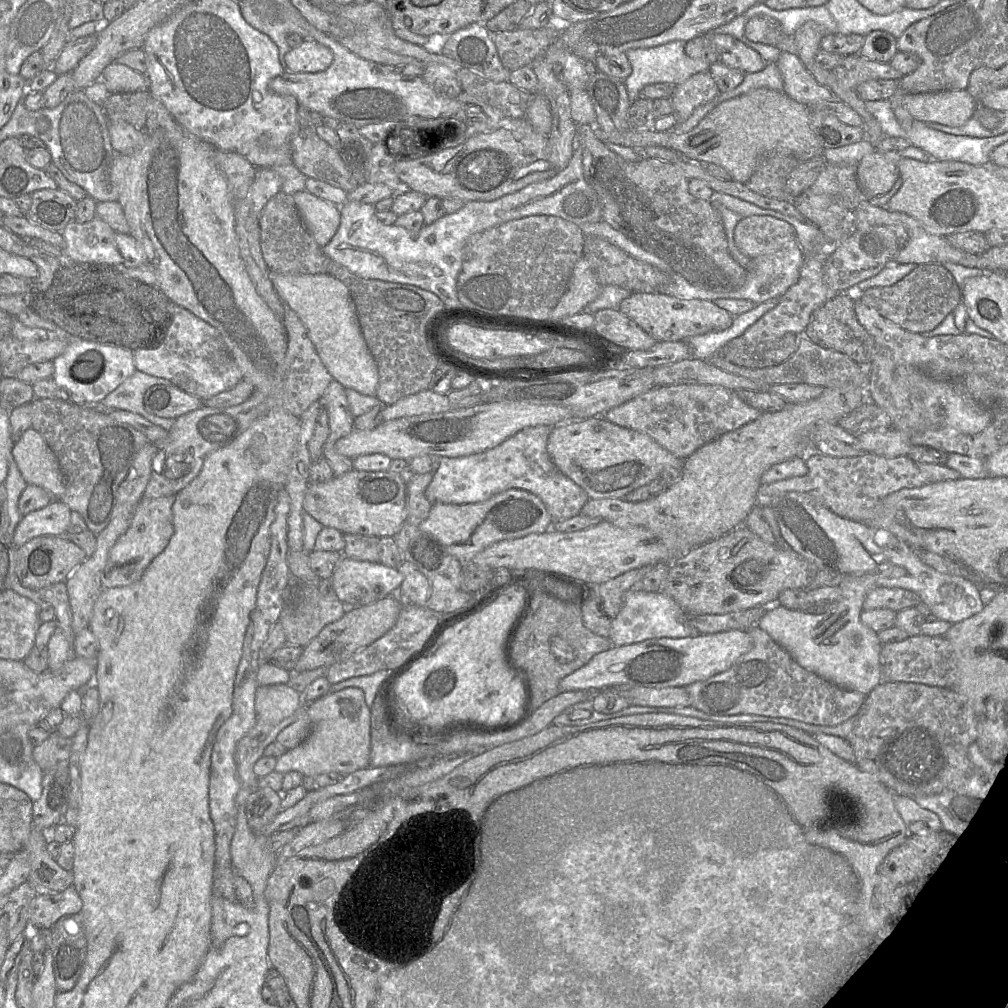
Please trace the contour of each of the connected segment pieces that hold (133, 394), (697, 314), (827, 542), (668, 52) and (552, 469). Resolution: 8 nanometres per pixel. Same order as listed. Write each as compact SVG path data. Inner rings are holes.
M136 370L102 400L100 407L104 410L120 409L139 414L151 423L169 431L175 419L149 413L143 405L143 397L146 390L158 384L164 386L172 385L165 378L155 377Z
M632 293L621 302L619 310L657 341L687 341L693 336L725 330L734 319L733 315L713 301L681 299L661 293Z
M788 492L774 502L772 510L783 539L795 552L813 563L819 570L838 573L843 575L844 579L836 585L841 590L840 599L825 613L816 615L806 611L790 610L779 605L767 611L757 625L783 647L801 667L840 688L857 691L867 696L883 681L882 643L878 633L861 621L863 603L871 590L887 587L913 591L919 595L921 605L924 606L927 614L932 614L952 625L981 612L985 606L981 600L980 586L974 582L965 577L937 571L925 564L916 551L889 531L840 517L808 493Z
M672 41L652 48L632 49L627 52L632 64L632 73L625 80L628 95L631 101L641 97L642 90L650 84L669 83L675 86L687 80L693 74L708 71L710 63L690 58L685 53L685 42Z
M546 425L526 428L484 452L457 458L442 457L425 491L426 498L431 504L469 504L518 488L537 495L555 523L580 514L589 496L553 463L547 451L553 429L553 426Z

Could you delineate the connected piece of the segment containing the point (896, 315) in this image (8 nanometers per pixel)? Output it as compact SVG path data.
M926 263L917 265L894 285L861 291L860 299L903 329L923 334L935 329L956 309L962 300L962 292L954 276L944 265Z

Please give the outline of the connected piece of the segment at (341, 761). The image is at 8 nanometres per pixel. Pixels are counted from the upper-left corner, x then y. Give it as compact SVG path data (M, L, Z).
M359 688L328 692L306 706L312 730L298 746L277 758L275 770L282 775L297 771L303 776L336 772L347 775L370 765L371 708Z

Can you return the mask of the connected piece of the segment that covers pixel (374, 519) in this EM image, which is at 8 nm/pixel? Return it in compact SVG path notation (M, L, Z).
M351 469L324 483L310 483L303 499L303 511L309 513L324 527L335 528L343 534L394 537L407 515L407 482L400 473L387 471L358 471Z

